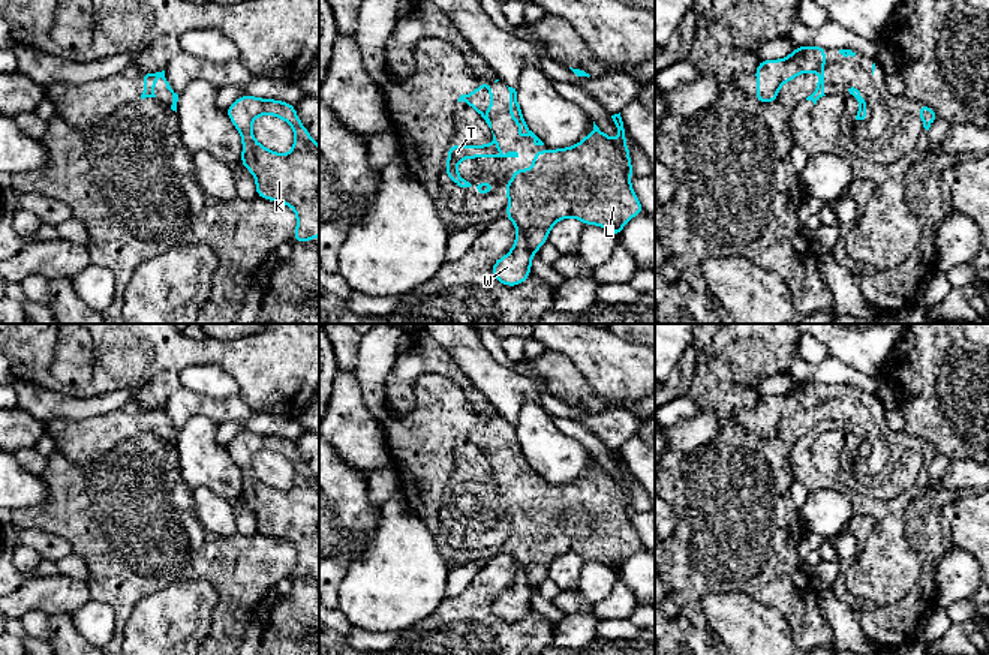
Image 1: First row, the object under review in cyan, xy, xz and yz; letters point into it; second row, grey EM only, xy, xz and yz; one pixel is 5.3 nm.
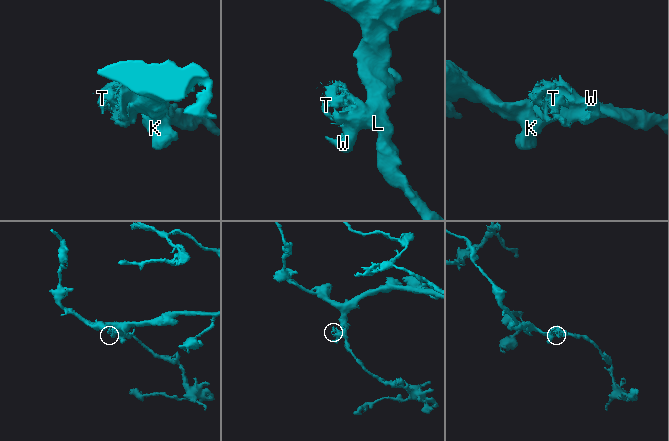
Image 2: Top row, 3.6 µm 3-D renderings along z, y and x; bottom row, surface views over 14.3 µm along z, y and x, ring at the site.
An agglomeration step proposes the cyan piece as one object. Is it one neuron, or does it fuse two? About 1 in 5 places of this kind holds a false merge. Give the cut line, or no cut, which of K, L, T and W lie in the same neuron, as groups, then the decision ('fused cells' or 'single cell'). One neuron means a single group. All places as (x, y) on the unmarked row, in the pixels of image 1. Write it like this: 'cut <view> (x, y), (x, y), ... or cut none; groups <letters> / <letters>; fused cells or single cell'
cut none; groups K L T W; single cell

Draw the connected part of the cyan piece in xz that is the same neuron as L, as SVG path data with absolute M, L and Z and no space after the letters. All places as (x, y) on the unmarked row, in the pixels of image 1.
M620 448L611 454L617 463L619 480L602 469L593 457L593 466L583 477L568 484L538 487L530 495L533 505L514 505L512 516L502 522L509 532L505 553L515 559L517 573L511 588L492 603L497 618L506 622L523 619L532 609L532 592L560 555L577 553L584 561L599 561L619 574L631 553L646 549L629 519L632 502L626 481L628 466Z

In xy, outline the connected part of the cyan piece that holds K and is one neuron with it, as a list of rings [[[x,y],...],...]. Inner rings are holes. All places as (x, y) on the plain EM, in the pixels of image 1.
[[[243,430],[226,444],[226,448],[241,471],[241,501],[256,516],[256,532],[295,546],[297,567],[292,579],[315,576],[319,571],[319,481],[300,457],[295,442]],[[264,450],[291,460],[295,469],[291,489],[274,489],[256,478],[252,457]]]

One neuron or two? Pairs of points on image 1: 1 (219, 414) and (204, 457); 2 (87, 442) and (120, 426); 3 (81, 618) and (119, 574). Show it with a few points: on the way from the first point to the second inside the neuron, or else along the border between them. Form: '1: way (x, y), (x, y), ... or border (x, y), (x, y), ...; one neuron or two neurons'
1: border (218, 424), (203, 415), (194, 415), (182, 429); two neurons
2: way (95, 436), (113, 427); one neuron
3: border (92, 598), (105, 603), (113, 610), (114, 631); two neurons

